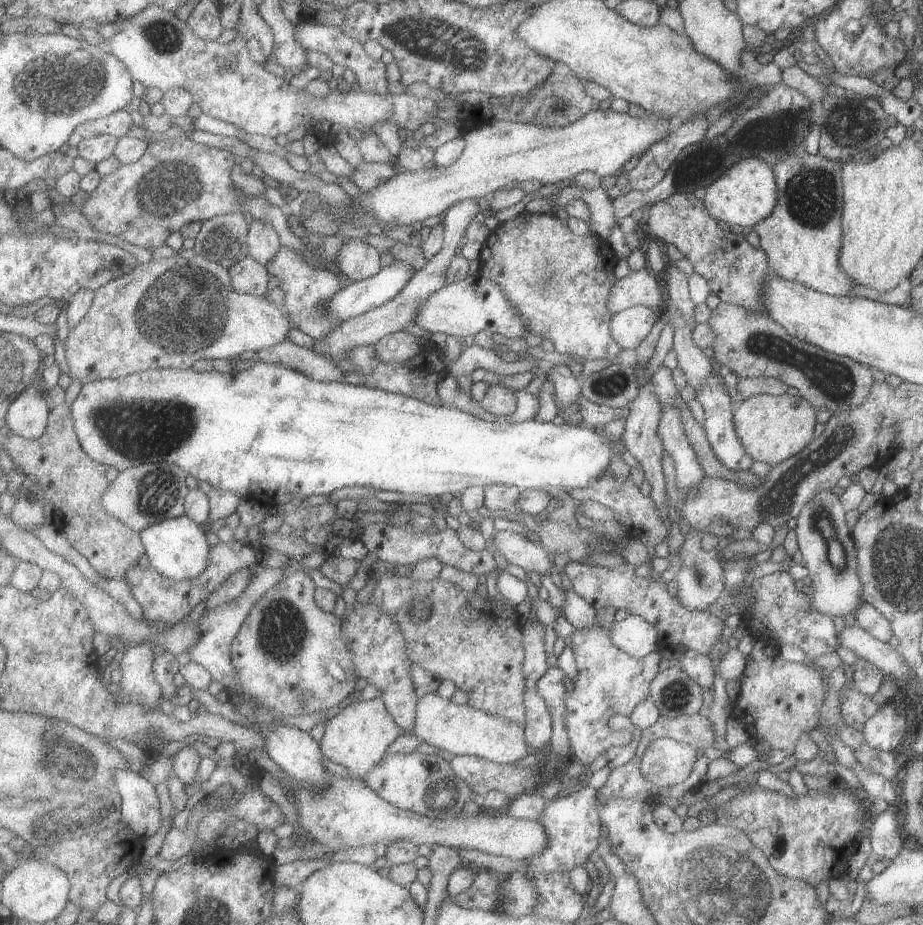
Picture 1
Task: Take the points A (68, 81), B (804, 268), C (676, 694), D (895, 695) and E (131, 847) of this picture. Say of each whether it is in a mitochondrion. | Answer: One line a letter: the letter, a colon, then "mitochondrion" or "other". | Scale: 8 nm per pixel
A: mitochondrion
B: other
C: mitochondrion
D: other
E: other

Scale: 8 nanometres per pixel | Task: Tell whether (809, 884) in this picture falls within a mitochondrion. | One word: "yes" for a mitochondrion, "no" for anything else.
no

